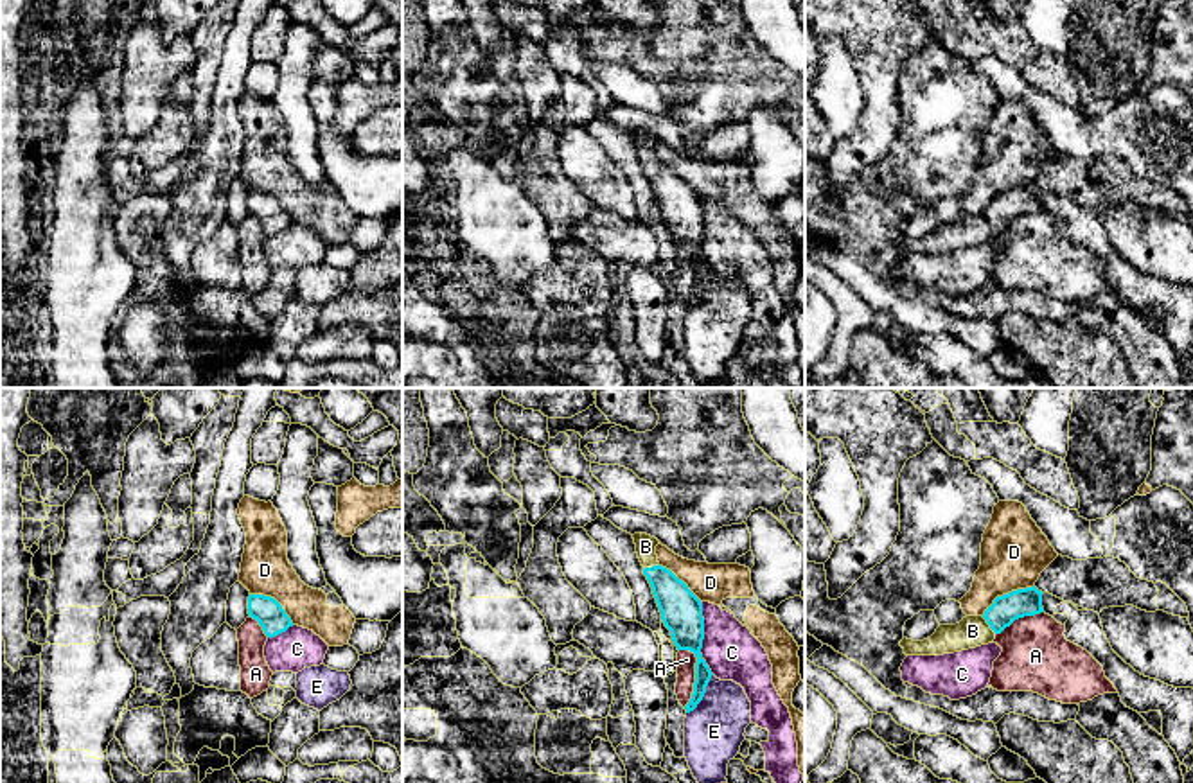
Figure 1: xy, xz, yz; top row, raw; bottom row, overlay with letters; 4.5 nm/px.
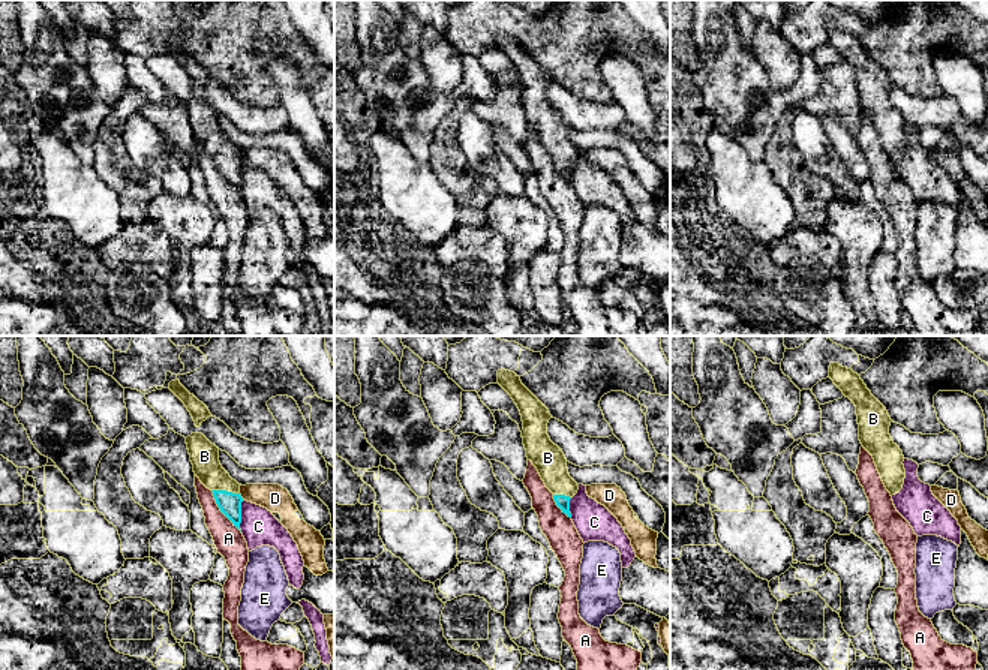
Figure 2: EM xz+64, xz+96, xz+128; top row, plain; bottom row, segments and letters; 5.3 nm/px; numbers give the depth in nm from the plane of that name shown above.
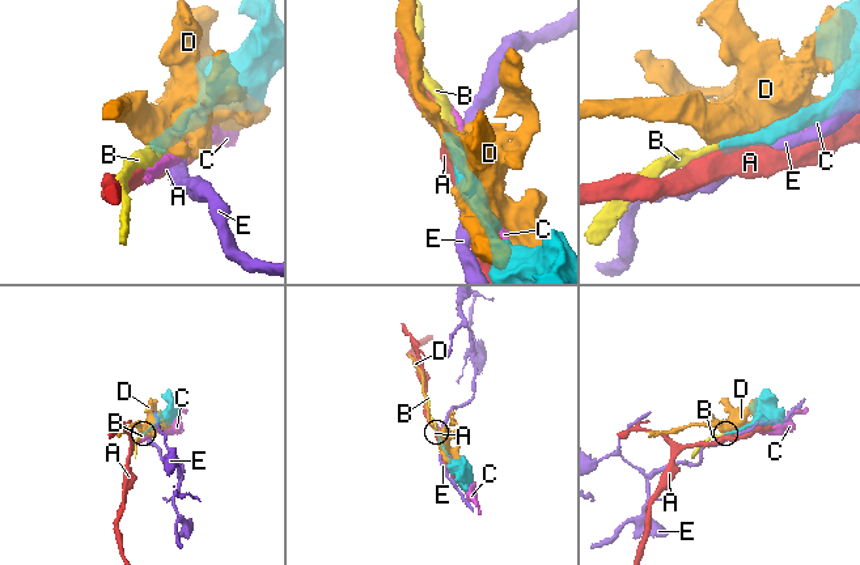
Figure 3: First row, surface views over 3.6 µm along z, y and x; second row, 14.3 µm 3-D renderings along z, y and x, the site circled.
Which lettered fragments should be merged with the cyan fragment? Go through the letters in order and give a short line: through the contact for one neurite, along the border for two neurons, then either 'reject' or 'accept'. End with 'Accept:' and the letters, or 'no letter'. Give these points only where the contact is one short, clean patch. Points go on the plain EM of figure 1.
A: reject
B: line yz (1017, 202), (989, 221), (972, 228); accept
C: reject
D: reject
E: reject
Accept: B

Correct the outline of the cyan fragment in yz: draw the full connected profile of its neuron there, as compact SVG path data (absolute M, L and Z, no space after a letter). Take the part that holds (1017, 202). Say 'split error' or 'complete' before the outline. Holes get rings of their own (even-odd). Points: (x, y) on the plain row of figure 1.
split error; M1035 183L997 194L983 214L967 214L956 223L940 223L936 230L913 239L904 235L906 253L943 253L994 241L995 233L1015 217L1044 210L1042 189Z

